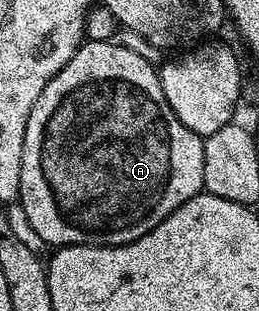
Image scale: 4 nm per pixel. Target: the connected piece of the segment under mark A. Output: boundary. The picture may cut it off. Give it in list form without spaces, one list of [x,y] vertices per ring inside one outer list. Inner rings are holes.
[[[82,41],[81,47],[63,64],[63,68],[39,92],[39,100],[35,100],[35,108],[31,108],[31,116],[27,120],[27,136],[23,140],[23,172],[21,173],[21,192],[19,204],[27,212],[27,220],[31,220],[31,228],[43,236],[50,247],[63,246],[122,246],[128,242],[139,240],[151,228],[155,228],[171,212],[175,212],[187,200],[191,200],[205,188],[203,180],[203,152],[205,143],[202,135],[191,132],[175,116],[175,112],[167,104],[161,91],[161,75],[155,66],[141,56],[131,52],[128,45],[117,46],[116,41],[90,42]]]

